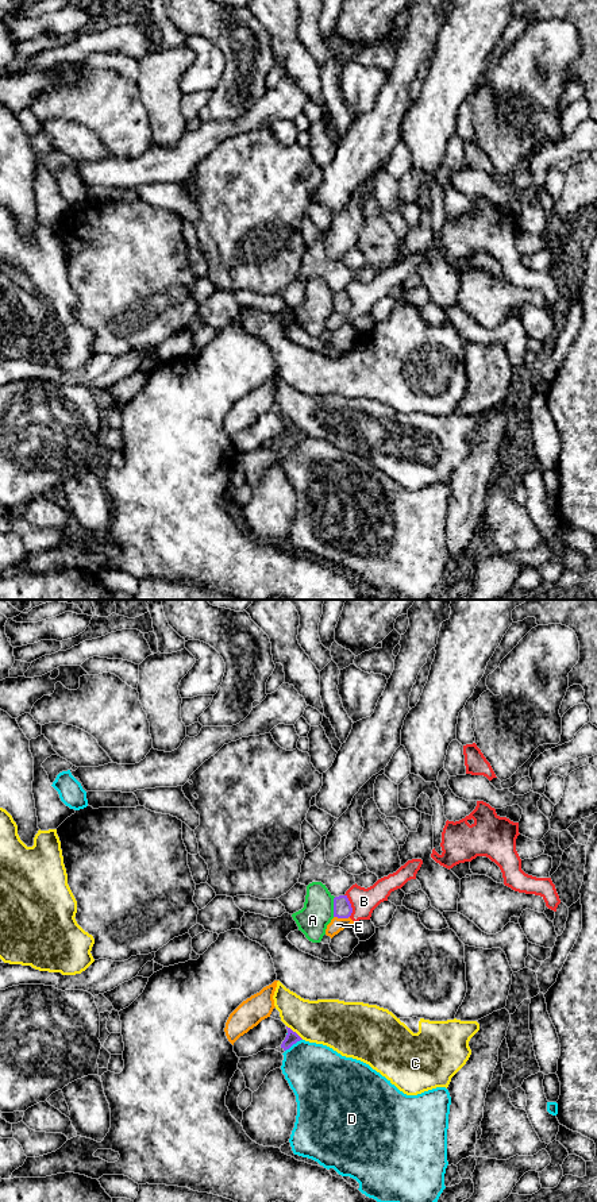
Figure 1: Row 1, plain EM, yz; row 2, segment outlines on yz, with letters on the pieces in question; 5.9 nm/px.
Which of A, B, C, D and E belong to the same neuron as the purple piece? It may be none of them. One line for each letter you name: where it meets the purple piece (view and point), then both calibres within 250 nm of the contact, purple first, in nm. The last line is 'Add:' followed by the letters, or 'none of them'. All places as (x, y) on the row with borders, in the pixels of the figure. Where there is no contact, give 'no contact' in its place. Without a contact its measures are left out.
Add: none of them

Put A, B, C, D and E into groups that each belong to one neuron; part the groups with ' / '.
A / B E / C / D

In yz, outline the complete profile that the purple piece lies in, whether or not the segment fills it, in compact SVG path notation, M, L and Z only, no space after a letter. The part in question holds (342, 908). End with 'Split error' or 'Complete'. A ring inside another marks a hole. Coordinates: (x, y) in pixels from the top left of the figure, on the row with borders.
M339 895L334 898L334 917L348 918L351 913L353 908L347 895Z. Complete

